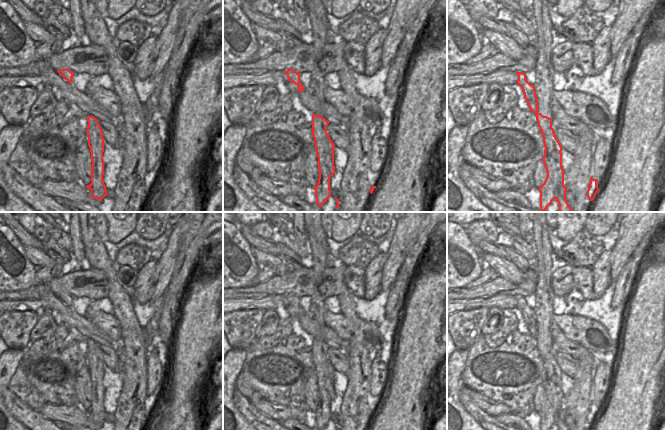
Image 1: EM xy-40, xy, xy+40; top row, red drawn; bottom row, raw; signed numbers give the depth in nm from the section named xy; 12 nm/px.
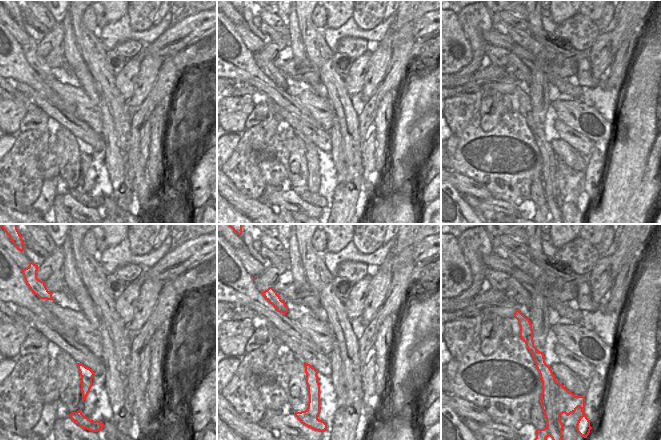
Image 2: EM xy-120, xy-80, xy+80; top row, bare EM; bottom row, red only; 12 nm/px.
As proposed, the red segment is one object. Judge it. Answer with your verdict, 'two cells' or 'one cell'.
two cells

